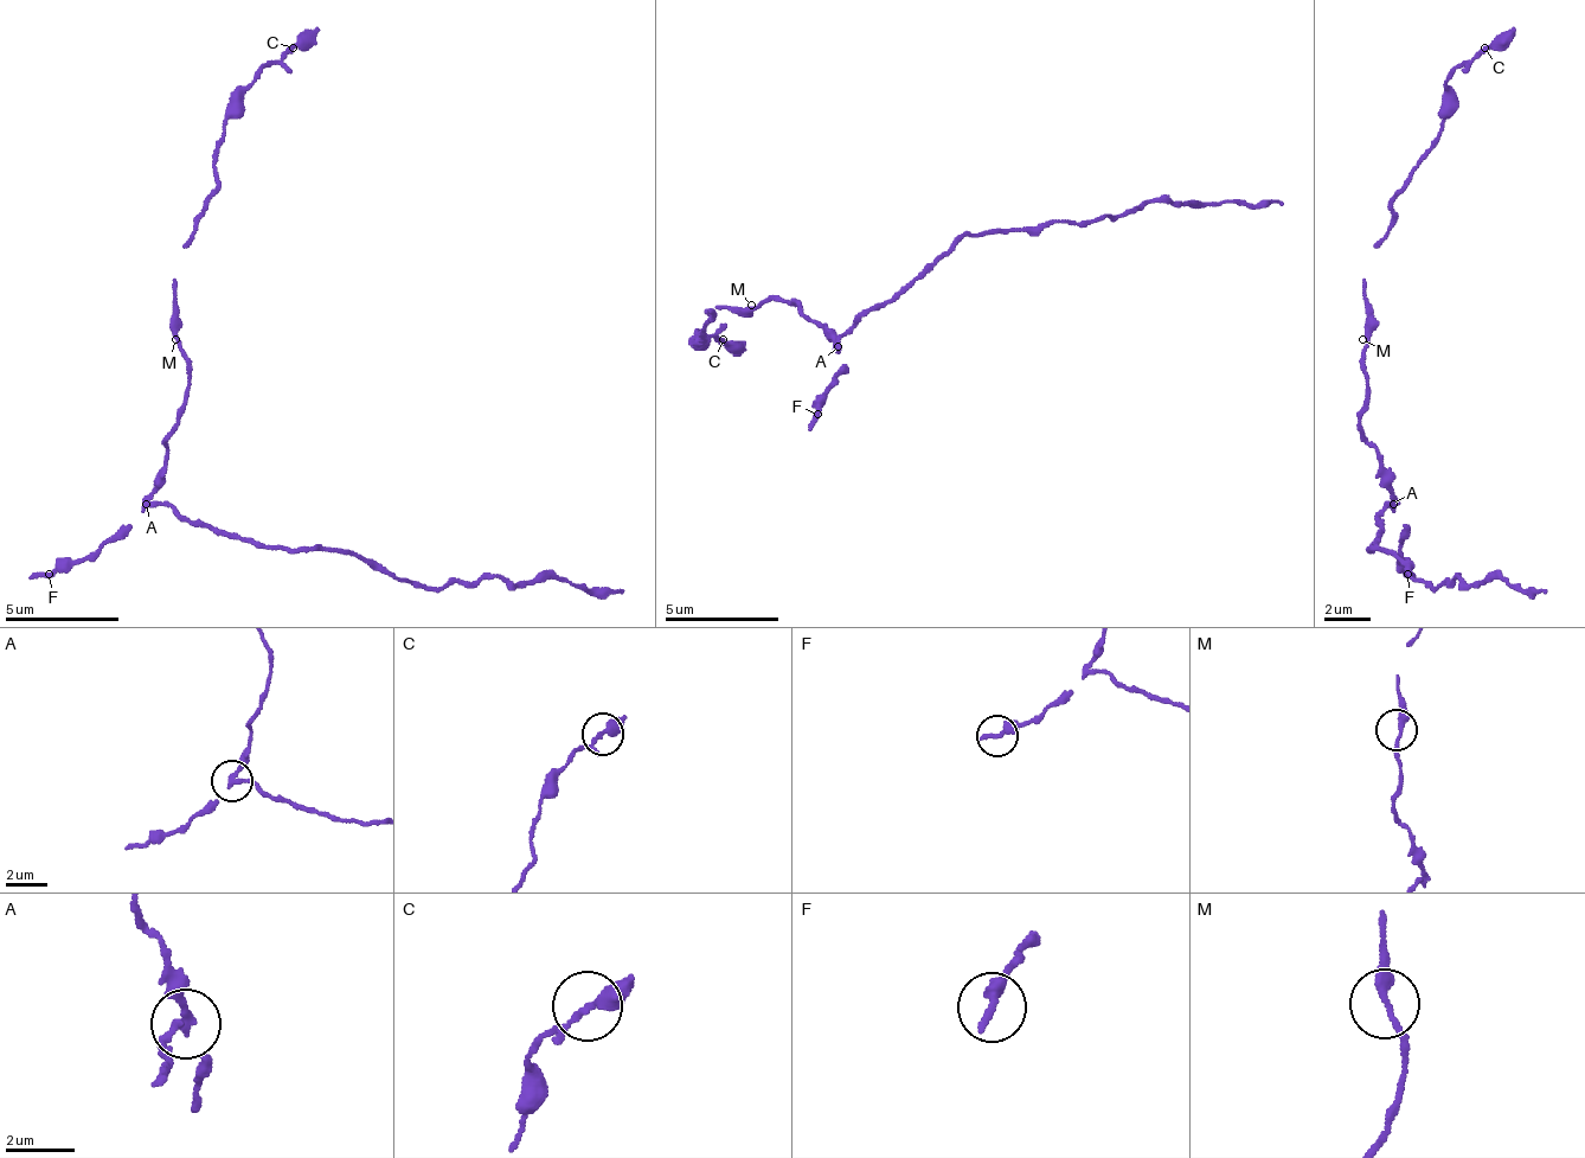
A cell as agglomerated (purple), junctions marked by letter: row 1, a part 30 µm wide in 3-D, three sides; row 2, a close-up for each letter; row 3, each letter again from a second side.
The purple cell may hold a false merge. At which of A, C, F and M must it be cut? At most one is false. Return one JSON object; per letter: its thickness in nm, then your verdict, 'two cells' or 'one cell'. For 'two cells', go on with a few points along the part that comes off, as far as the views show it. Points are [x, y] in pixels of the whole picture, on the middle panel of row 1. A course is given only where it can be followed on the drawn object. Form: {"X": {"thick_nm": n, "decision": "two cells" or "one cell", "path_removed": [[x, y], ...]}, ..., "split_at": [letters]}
{"A": {"thick_nm": 160, "decision": "two cells", "path_removed": [[840, 345], [961, 237], [1030, 231], [1060, 219], [1083, 219], [1150, 203], [1284, 203]]}, "C": {"thick_nm": 190, "decision": "one cell"}, "F": {"thick_nm": 420, "decision": "one cell"}, "M": {"thick_nm": 280, "decision": "one cell"}, "split_at": ["A"]}

